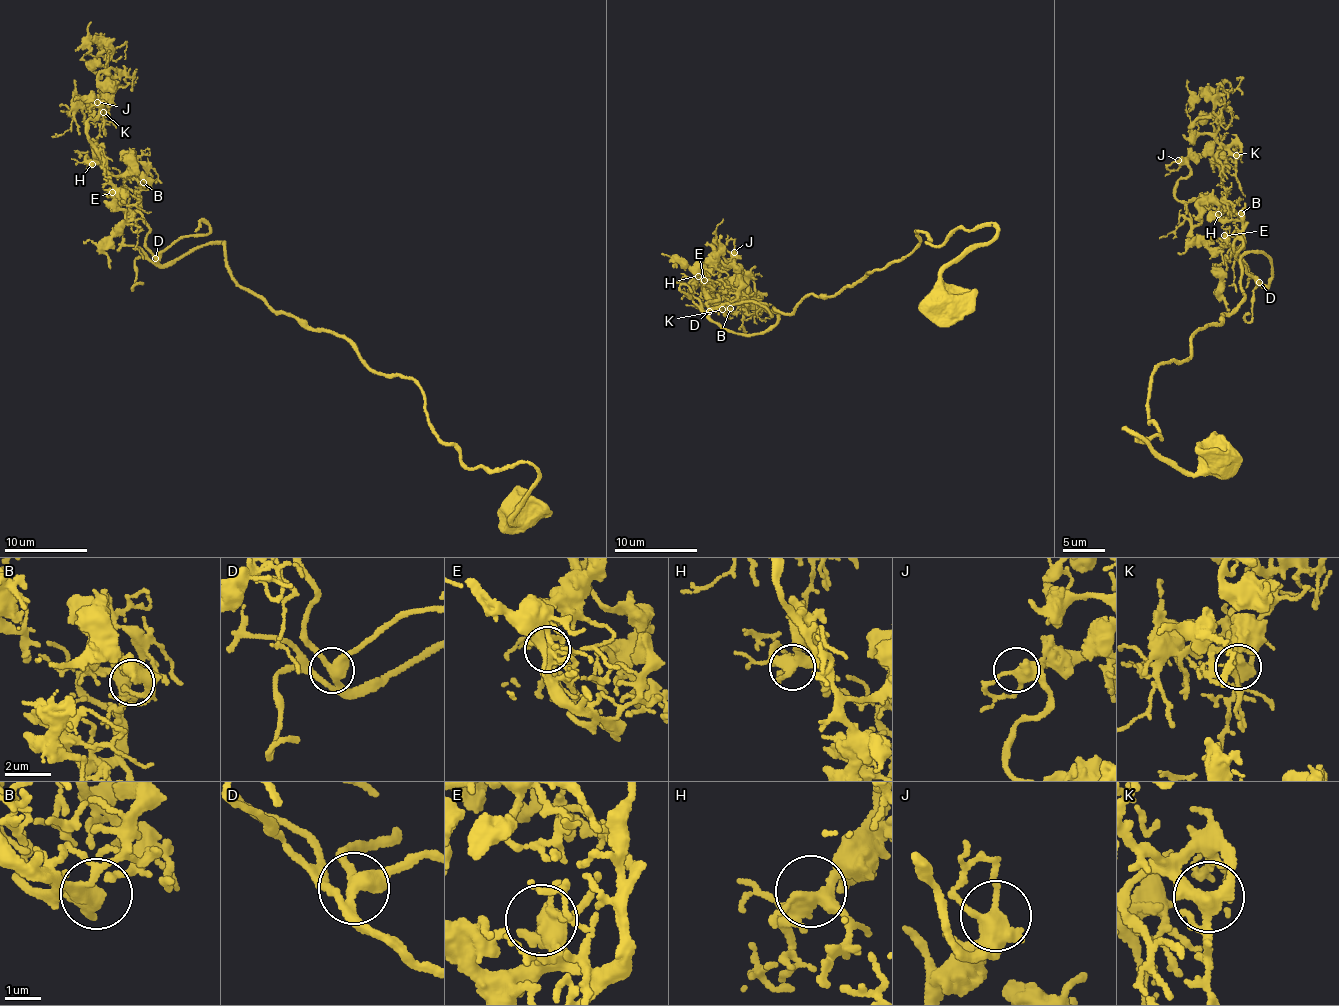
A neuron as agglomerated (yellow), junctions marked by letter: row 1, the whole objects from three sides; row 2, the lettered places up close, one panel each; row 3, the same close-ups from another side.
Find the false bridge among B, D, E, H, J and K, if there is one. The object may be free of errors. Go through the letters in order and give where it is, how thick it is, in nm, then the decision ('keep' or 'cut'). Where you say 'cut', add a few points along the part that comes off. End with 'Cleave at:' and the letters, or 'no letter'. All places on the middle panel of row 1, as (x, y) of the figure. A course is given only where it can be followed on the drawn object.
B: (730, 308) | 380 nm | keep
D: (709, 311) | 360 nm | keep
E: (704, 280) | 400 nm | keep
H: (698, 276) | 360 nm | keep
J: (734, 252) | 380 nm | keep
K: (722, 309) | 360 nm | keep
Cleave at: no letter

